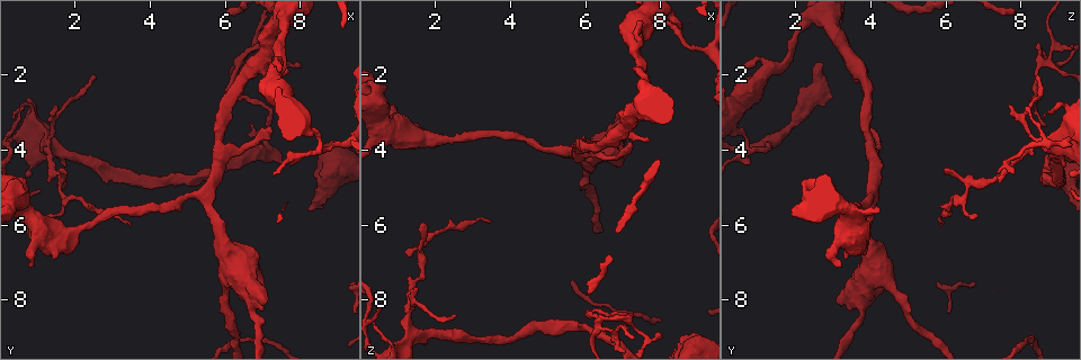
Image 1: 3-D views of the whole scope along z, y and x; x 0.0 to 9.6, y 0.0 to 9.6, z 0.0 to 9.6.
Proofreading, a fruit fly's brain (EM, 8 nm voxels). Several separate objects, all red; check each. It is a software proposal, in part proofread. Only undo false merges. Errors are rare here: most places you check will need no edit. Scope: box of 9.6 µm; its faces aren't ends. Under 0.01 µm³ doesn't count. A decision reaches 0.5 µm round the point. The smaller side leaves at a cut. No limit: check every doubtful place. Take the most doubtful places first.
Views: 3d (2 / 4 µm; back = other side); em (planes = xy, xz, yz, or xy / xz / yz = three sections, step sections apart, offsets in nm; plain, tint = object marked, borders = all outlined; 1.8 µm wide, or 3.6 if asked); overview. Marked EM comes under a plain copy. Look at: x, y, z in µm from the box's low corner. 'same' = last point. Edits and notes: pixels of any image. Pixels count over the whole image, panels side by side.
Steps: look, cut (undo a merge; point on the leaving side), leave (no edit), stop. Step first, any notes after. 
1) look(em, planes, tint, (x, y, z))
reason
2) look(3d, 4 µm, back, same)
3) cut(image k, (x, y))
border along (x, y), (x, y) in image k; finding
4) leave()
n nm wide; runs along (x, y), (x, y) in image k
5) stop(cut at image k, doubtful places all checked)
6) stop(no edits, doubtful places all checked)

look(em, planes, tint, (6.40, 1.70, 8.55))
sharp bend

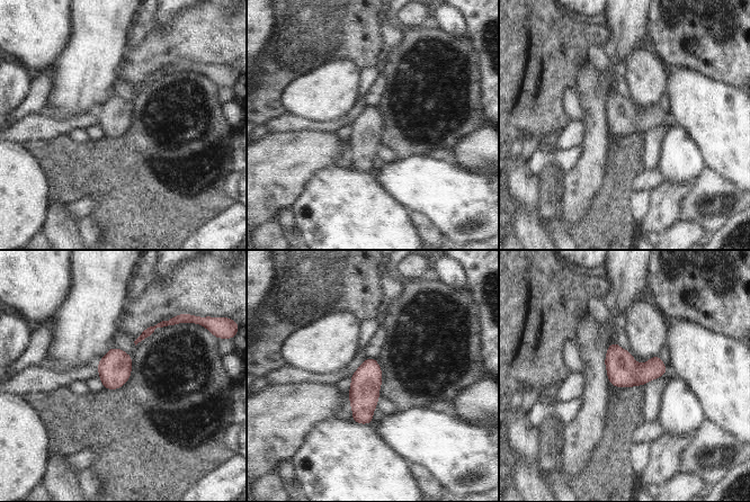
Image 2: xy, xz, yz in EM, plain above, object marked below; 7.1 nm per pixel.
leave()
continuous, no second neuron

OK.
look(3d, 2 µm, (8.50, 3.95, 0.75))
arms part here

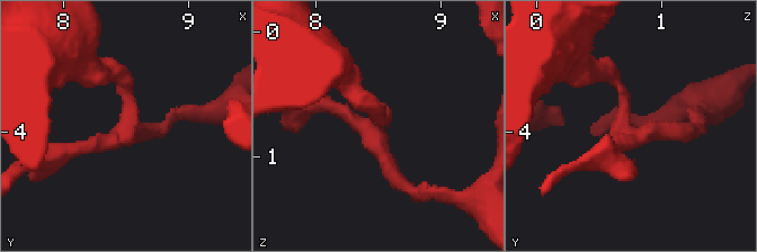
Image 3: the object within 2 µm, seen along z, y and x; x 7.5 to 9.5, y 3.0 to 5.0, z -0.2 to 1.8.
look(em, planes, tint, (8.52, 3.90, 0.70))
shape alone is not enough

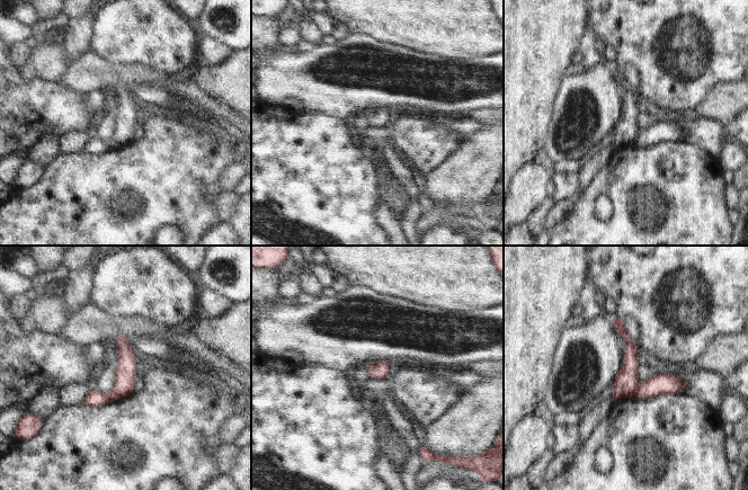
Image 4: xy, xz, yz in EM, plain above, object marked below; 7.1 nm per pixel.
cut(image 4, (661, 384))
140 nm wide; border along (640, 385), (633, 393) in image 4; a second neuron is stuck on

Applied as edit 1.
look(overview)

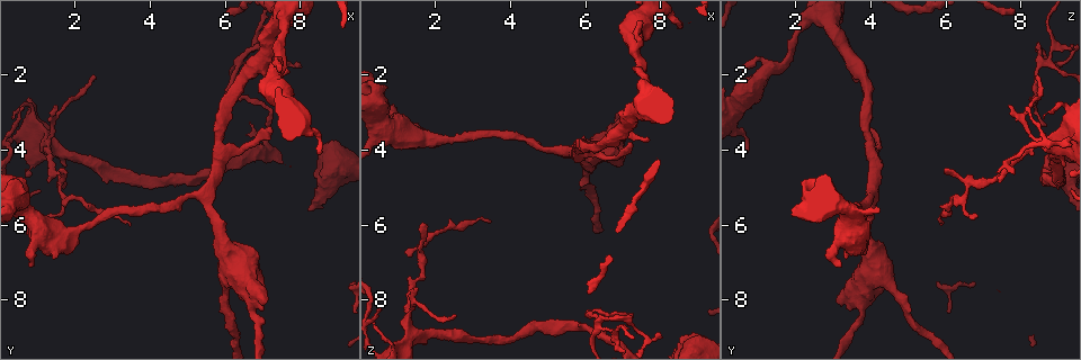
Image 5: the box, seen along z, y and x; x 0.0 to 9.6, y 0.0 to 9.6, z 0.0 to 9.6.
look(em, xy, step 8, tint, (1.35, 3.60, 8.20))
sudden change in width

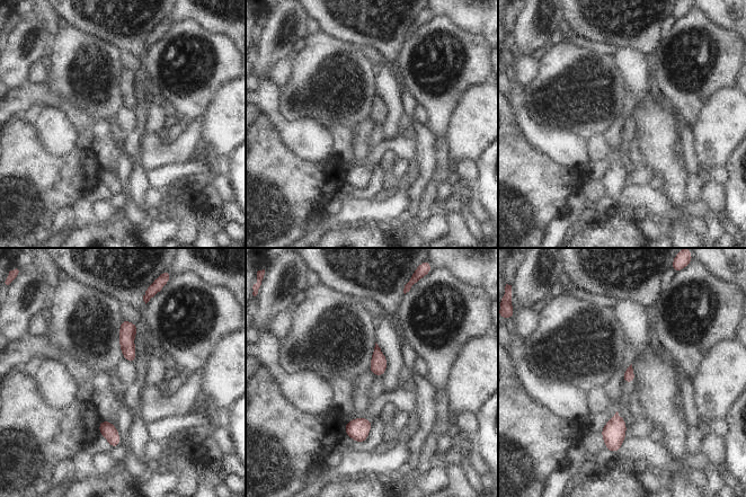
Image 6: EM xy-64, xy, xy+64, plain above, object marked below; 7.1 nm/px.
look(em, planes, borders, same)
another direction

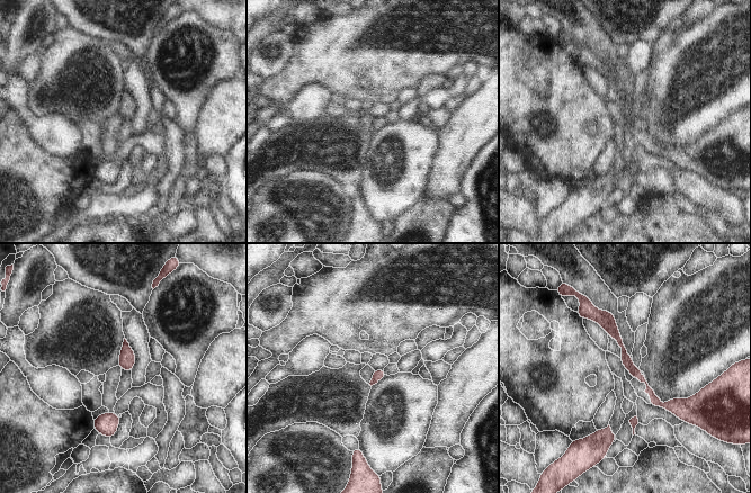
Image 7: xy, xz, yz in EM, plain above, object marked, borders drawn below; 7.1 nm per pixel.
leave()
runs along (587, 314), (613, 330), (653, 397), (677, 412) in image 7; one neuron here

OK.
look(3d, 4 µm, back, (1.65, 4.95, 6.70))
branch point

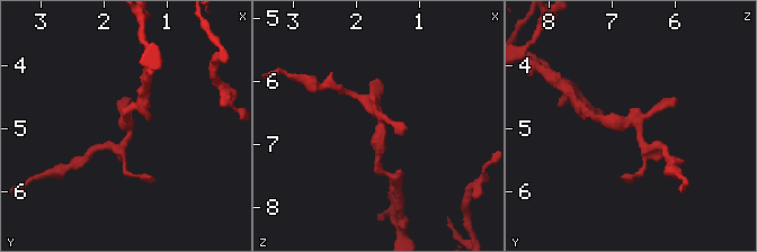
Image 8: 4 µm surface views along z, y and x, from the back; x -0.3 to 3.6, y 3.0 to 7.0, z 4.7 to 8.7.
look(em, planes, tint, (1.65, 4.90, 6.65))

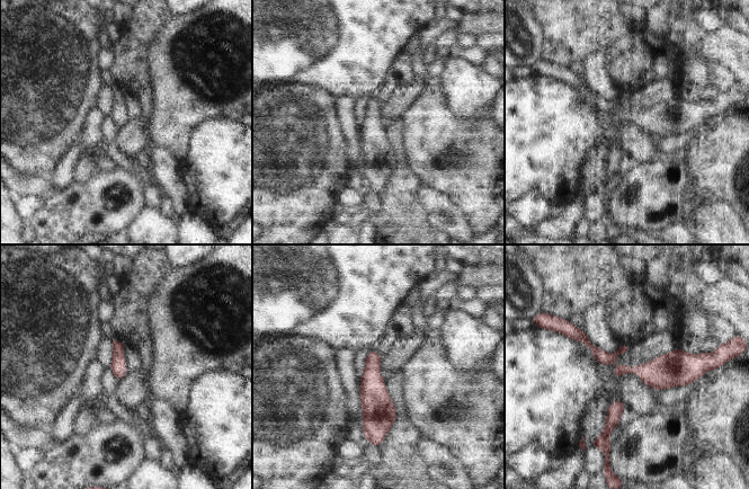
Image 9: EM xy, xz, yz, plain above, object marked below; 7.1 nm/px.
leave()
runs along (372, 352), (373, 438) in image 9; continuous, no second neuron

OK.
stop(cut at image 4, doubtful places all checked)

